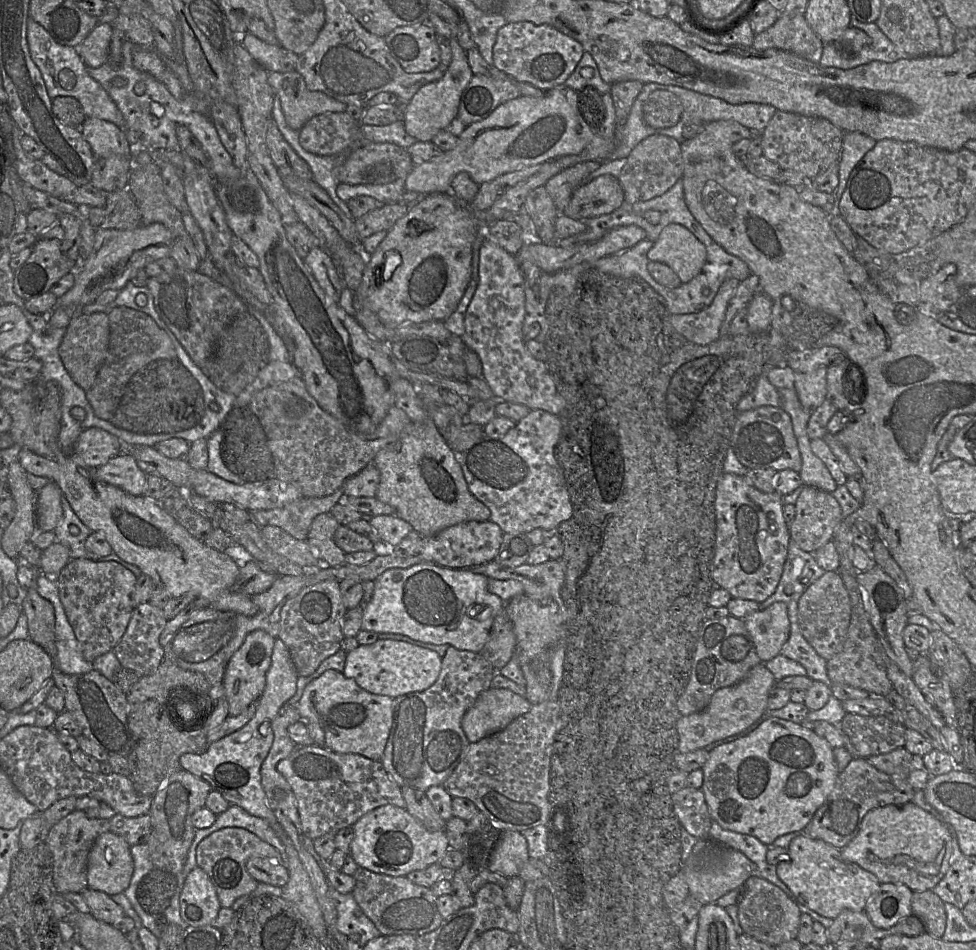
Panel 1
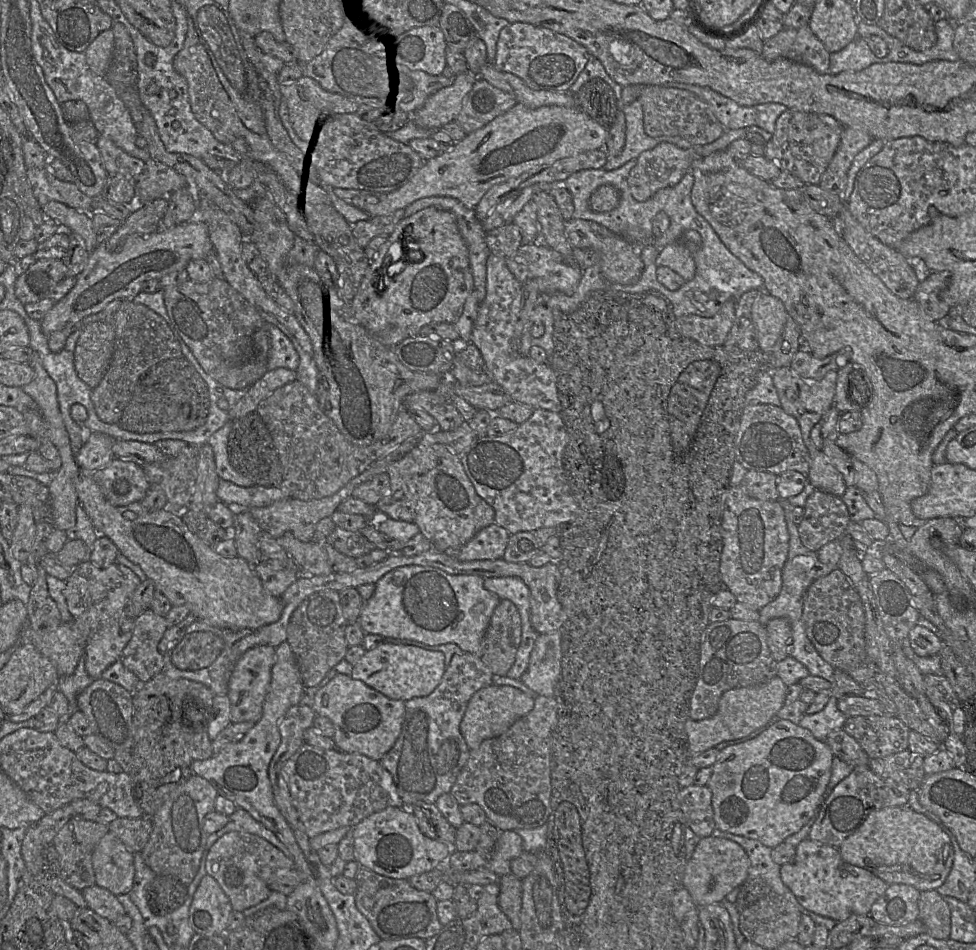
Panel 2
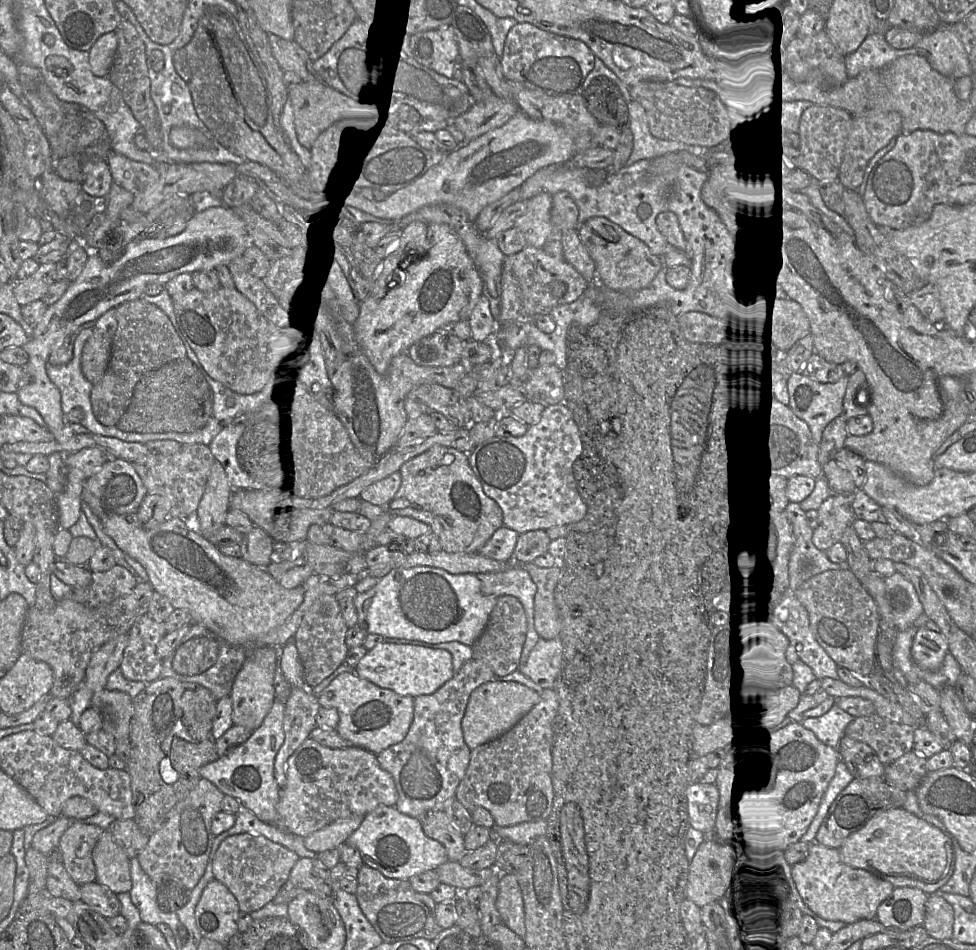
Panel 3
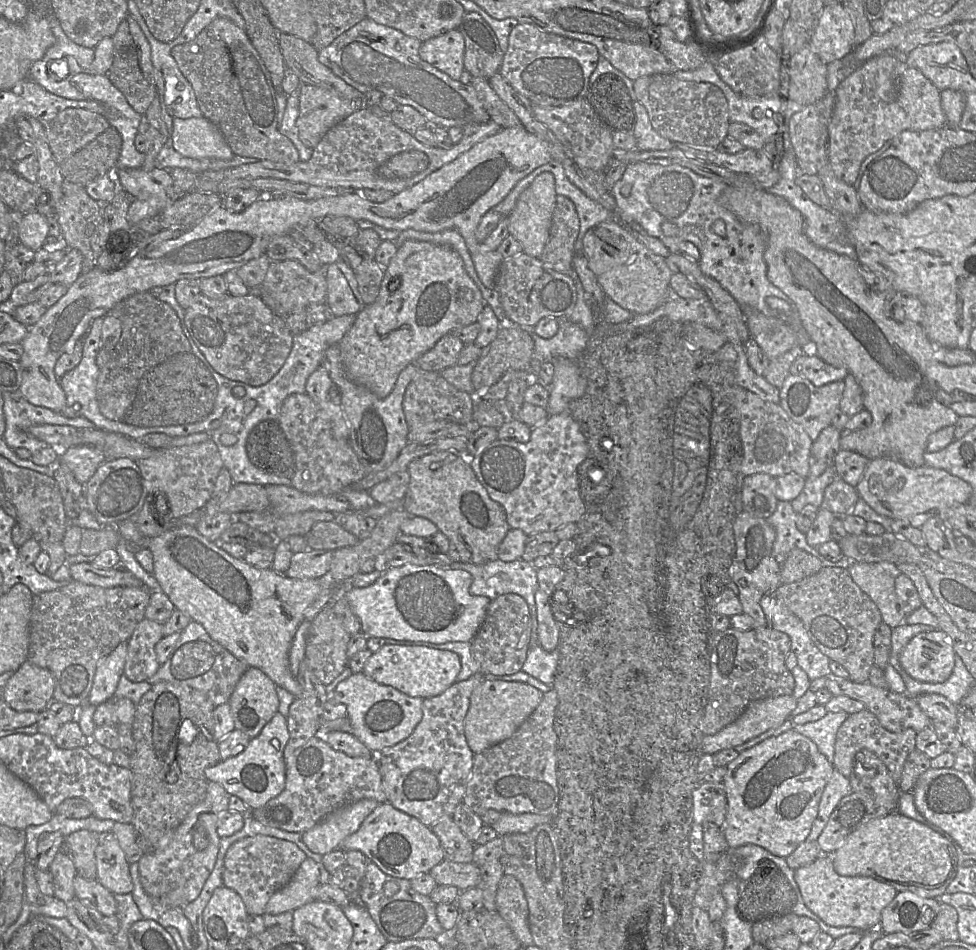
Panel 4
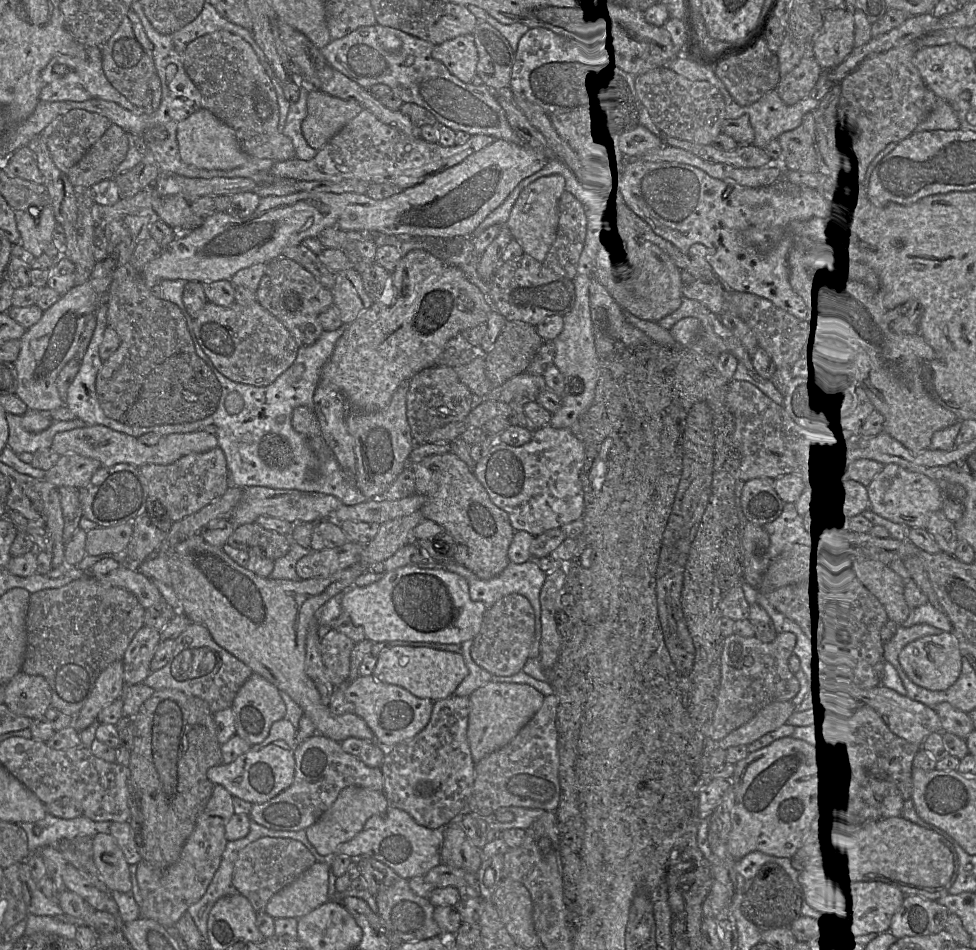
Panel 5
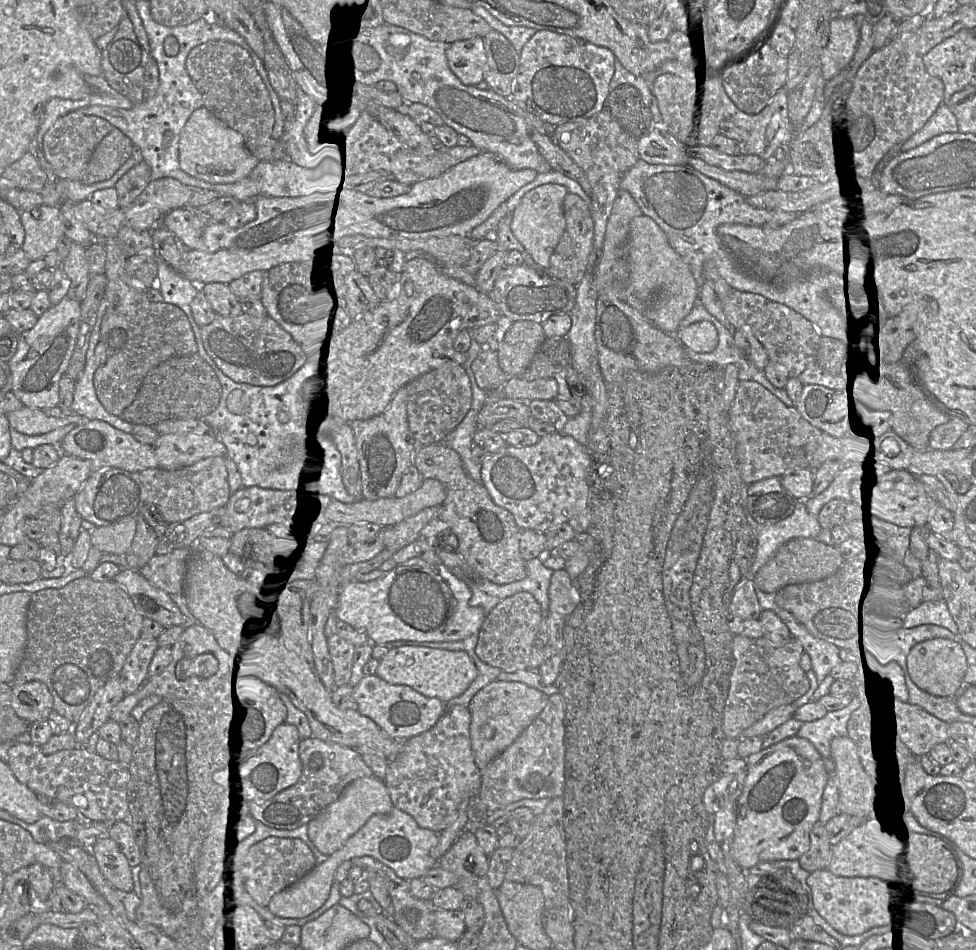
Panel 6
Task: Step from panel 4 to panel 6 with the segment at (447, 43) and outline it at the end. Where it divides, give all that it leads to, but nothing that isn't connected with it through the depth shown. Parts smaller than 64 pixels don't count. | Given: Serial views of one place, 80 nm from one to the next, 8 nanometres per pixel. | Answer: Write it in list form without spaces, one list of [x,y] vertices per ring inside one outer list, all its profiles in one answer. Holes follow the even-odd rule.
[[[483,37],[451,43],[446,58],[449,68],[464,85],[478,86],[484,81],[487,55]]]

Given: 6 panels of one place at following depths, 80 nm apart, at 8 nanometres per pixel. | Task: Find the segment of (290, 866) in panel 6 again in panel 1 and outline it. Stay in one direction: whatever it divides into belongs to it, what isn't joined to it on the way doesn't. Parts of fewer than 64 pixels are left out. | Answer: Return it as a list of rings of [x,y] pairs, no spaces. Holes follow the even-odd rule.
[[[226,827],[205,837],[197,846],[196,863],[213,882],[222,908],[231,908],[240,897],[251,895],[259,882],[251,877],[246,863],[251,858],[267,858],[284,863],[284,856],[272,845],[244,828]]]

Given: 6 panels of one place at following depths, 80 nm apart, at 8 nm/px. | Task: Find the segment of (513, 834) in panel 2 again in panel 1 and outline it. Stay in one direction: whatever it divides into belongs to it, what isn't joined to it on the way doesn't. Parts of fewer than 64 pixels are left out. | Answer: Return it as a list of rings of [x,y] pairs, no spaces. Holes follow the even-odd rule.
[[[512,830],[502,831],[491,854],[488,870],[507,878],[516,877],[529,858],[528,843],[523,834]]]

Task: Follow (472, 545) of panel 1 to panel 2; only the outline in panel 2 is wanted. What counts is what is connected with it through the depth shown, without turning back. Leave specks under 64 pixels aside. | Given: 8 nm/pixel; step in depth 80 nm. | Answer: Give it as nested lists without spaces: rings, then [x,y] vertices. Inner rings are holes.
[[[491,524],[481,529],[458,550],[447,550],[446,554],[462,562],[501,559],[509,537],[506,529]]]

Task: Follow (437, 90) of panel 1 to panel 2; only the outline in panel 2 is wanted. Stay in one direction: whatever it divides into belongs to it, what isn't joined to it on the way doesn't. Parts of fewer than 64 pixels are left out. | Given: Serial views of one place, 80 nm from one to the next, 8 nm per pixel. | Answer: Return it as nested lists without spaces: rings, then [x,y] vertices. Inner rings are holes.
[[[470,69],[454,76],[453,83],[431,95],[425,104],[412,113],[412,120],[420,127],[438,130],[455,120],[464,97],[471,90],[478,75]]]

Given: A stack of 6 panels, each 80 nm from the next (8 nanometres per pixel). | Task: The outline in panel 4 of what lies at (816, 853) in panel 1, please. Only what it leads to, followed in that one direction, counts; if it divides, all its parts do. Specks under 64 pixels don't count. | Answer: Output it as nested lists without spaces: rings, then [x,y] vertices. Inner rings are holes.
[[[828,854],[796,869],[794,878],[805,905],[823,922],[833,927],[854,927],[859,931],[878,929],[883,909],[898,893],[893,886],[871,877],[839,875],[834,869],[832,856]]]

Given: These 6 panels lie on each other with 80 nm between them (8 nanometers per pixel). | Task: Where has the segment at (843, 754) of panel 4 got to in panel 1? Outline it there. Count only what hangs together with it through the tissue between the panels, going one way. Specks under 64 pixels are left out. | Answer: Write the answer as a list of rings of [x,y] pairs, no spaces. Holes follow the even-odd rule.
[[[846,713],[841,721],[841,728],[855,750],[854,758],[867,759],[905,746],[907,728],[886,716]]]

